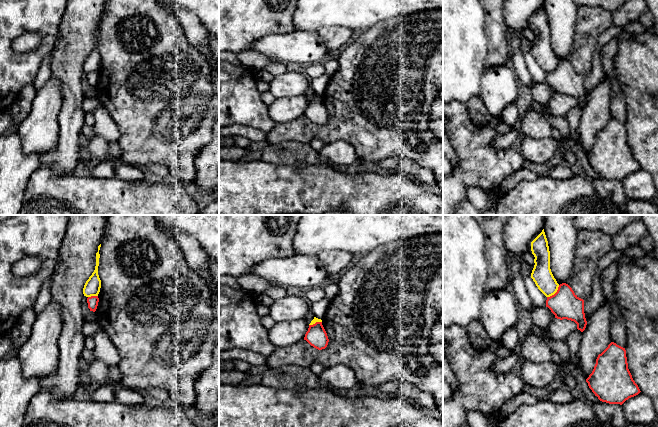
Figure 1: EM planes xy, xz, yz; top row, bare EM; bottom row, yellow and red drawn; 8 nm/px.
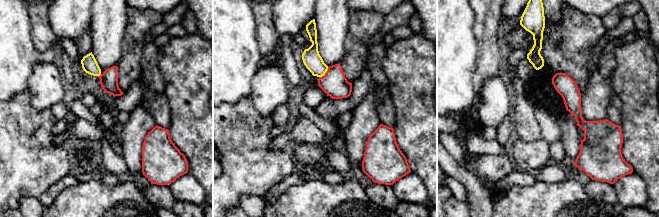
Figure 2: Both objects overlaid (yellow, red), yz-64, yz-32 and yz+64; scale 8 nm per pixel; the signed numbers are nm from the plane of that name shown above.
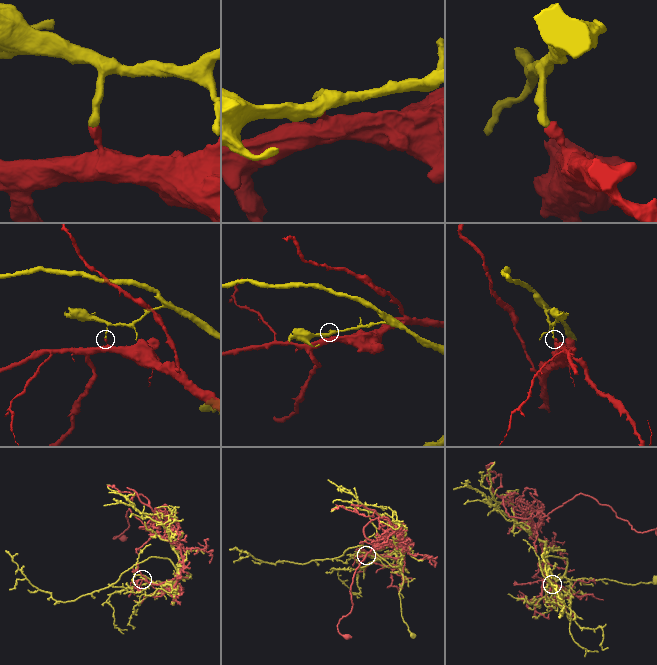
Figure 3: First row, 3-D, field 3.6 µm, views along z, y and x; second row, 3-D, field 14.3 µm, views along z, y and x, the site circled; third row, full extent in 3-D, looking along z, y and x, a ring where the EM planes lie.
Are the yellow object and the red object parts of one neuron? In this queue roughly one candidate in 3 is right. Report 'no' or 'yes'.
no

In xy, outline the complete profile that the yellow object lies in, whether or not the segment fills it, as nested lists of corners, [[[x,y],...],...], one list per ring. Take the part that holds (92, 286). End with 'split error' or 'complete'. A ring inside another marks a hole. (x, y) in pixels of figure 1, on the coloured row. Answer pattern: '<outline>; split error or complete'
[[[101,244],[98,246],[98,252],[96,253],[96,266],[95,270],[92,273],[92,275],[89,277],[89,279],[86,281],[84,288],[83,288],[83,294],[86,297],[91,296],[98,296],[101,288],[101,280],[98,275],[98,266],[99,266],[99,250],[100,250]]]; complete

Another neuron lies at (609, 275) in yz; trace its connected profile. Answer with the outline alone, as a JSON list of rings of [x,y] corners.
[[[615,261],[602,271],[601,286],[604,299],[611,304],[616,303],[616,295],[614,292],[614,282],[617,279],[619,264]]]

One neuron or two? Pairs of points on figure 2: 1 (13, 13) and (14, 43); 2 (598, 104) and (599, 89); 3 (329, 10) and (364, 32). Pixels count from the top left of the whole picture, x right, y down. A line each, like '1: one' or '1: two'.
1: one
2: one
3: two

